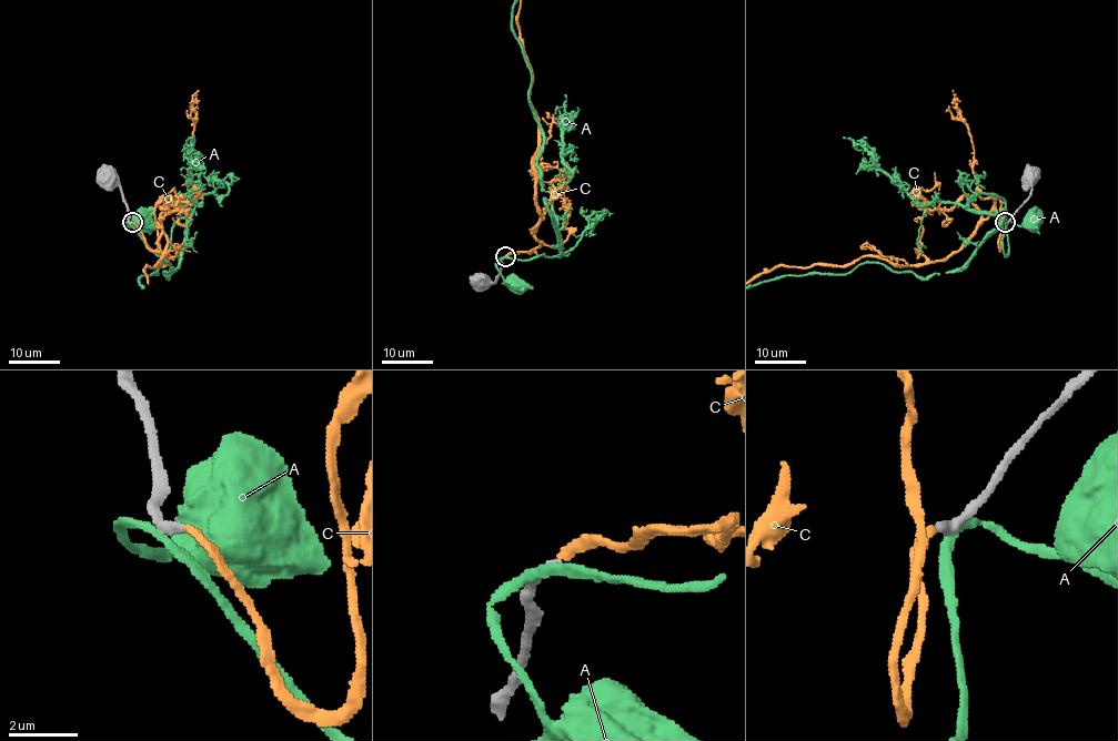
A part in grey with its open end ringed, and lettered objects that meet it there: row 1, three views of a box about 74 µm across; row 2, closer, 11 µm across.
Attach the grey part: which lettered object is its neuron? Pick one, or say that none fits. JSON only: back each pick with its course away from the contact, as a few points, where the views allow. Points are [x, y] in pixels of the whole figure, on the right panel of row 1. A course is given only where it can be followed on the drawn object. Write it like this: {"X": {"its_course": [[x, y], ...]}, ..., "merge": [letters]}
{"merge": ["C"]}

